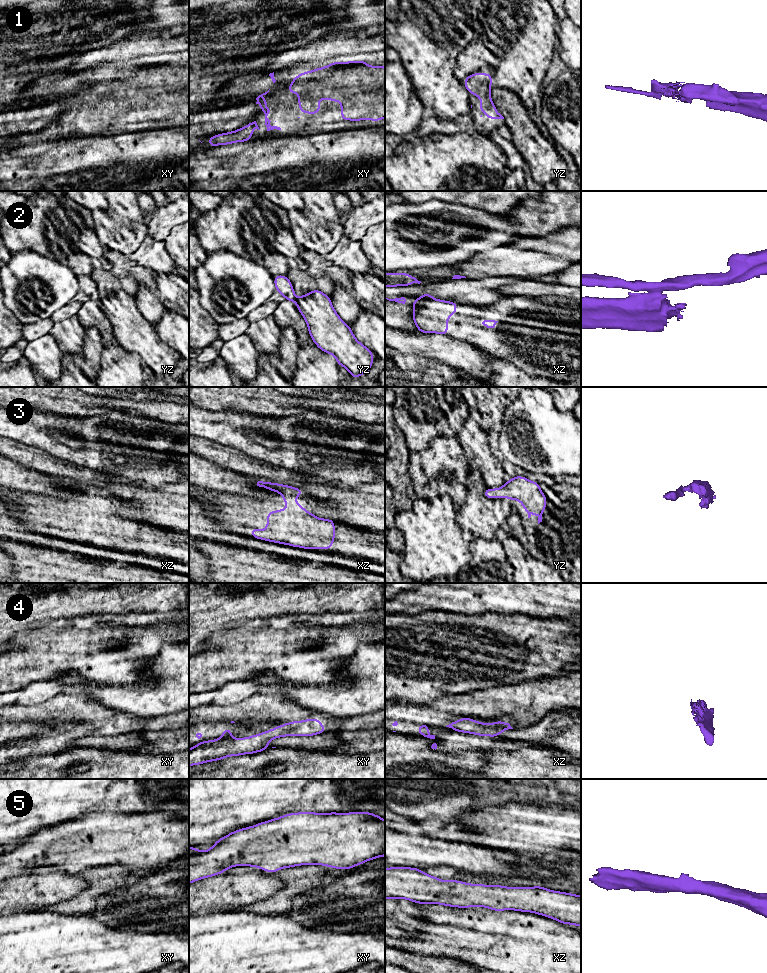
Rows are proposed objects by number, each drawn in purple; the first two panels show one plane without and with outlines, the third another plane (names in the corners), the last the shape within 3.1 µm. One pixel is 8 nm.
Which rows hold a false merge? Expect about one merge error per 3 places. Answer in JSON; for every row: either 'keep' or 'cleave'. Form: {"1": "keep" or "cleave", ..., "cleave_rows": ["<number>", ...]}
{"1": "keep", "2": "cleave", "3": "keep", "4": "keep", "5": "keep", "cleave_rows": ["2"]}

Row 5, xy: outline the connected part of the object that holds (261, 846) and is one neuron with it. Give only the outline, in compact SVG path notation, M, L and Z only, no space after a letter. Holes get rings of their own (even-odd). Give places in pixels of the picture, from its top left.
M371 812L325 814L289 813L231 832L207 851L189 847L189 884L213 877L234 866L252 866L268 873L300 865L322 865L349 870L385 856L385 820Z

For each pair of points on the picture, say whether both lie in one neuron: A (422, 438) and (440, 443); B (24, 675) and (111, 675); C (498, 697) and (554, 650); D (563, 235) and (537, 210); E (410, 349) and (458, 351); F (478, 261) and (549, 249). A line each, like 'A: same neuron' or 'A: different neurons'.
A: different neurons
B: same neuron
C: different neurons
D: different neurons
E: same neuron
F: same neuron

